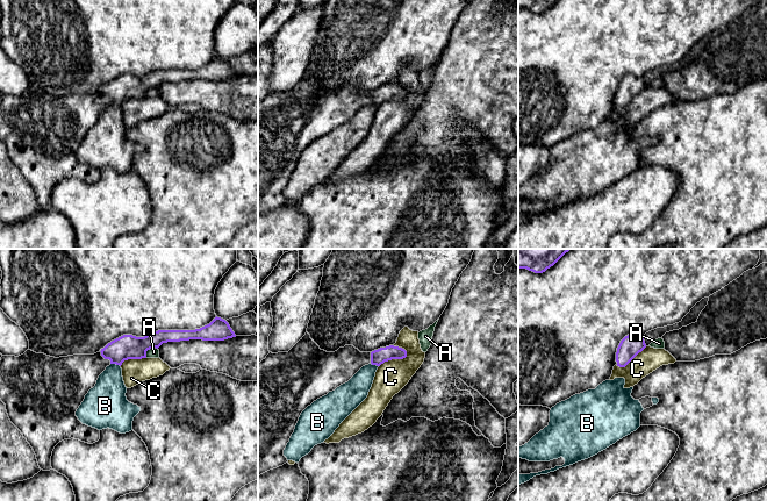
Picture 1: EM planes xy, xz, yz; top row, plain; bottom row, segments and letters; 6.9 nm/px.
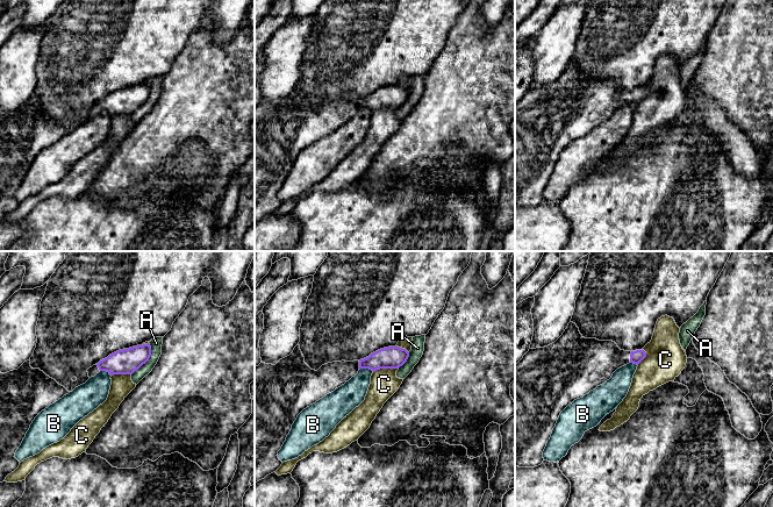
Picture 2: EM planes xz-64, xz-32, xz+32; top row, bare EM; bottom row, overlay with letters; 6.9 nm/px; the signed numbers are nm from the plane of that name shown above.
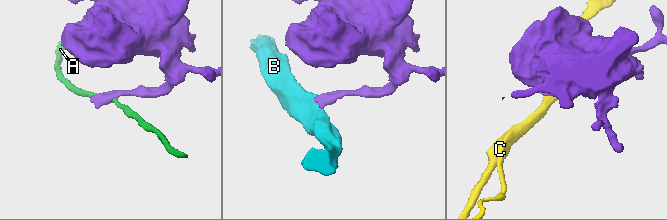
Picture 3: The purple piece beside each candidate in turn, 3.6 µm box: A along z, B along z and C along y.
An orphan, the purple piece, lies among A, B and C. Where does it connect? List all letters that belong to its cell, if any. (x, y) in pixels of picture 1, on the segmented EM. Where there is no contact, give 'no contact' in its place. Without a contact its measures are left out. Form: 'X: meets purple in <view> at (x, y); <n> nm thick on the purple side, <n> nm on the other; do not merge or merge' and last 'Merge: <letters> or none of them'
A: meets purple in xy at (149, 349); 170 nm thick on the purple side, 70 nm on the other; do not merge
B: meets purple in xy at (115, 363); 170 nm thick on the purple side, 240 nm on the other; do not merge
C: meets purple in xz at (394, 358); 110 nm thick on the purple side, 220 nm on the other; do not merge
Merge: none of them

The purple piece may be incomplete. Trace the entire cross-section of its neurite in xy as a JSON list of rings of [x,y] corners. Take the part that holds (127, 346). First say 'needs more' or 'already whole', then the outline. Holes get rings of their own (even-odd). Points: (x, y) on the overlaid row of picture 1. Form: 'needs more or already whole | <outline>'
needs more | [[[216,316],[209,324],[195,330],[158,330],[144,337],[123,335],[94,355],[55,358],[27,350],[19,357],[2,356],[0,360],[0,399],[6,405],[10,422],[33,448],[40,468],[50,471],[52,470],[52,451],[59,442],[74,438],[93,444],[100,439],[100,430],[83,424],[76,416],[76,411],[107,366],[110,364],[121,366],[128,359],[146,358],[148,350],[158,349],[167,342],[224,341],[232,337],[236,335],[229,323]]]

